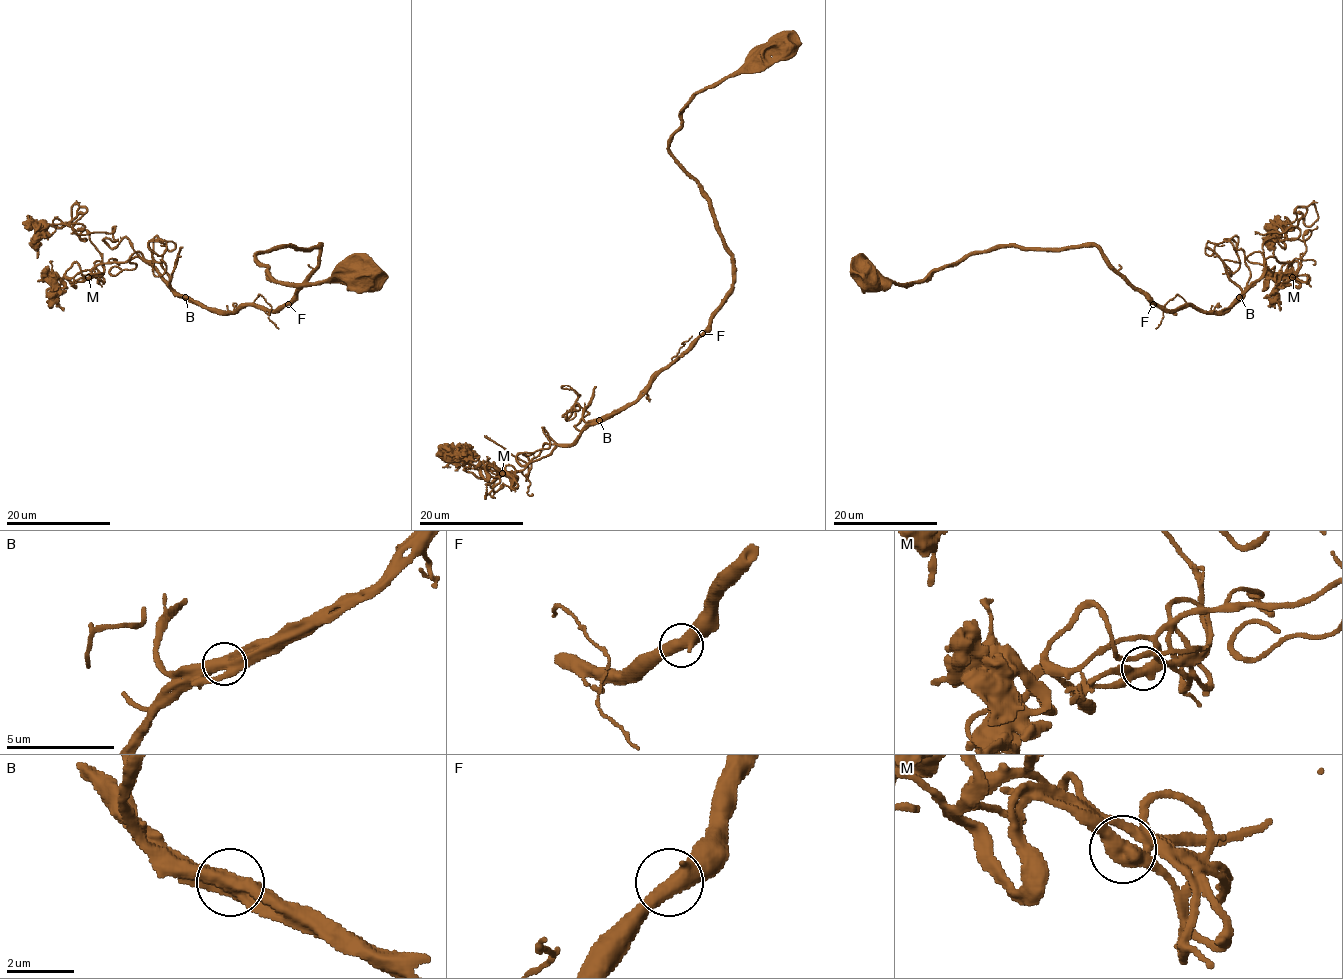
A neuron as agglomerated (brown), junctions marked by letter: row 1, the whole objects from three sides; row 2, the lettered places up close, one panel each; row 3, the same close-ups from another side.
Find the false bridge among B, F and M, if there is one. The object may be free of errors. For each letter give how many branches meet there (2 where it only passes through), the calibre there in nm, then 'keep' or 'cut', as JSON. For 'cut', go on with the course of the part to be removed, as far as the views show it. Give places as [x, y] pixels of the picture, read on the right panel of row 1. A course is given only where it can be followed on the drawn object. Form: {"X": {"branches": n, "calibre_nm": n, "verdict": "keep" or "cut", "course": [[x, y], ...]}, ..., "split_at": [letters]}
{"B": {"branches": 2, "calibre_nm": 550, "verdict": "keep"}, "F": {"branches": 2, "calibre_nm": 480, "verdict": "keep"}, "M": {"branches": 2, "calibre_nm": 480, "verdict": "keep"}, "split_at": []}

